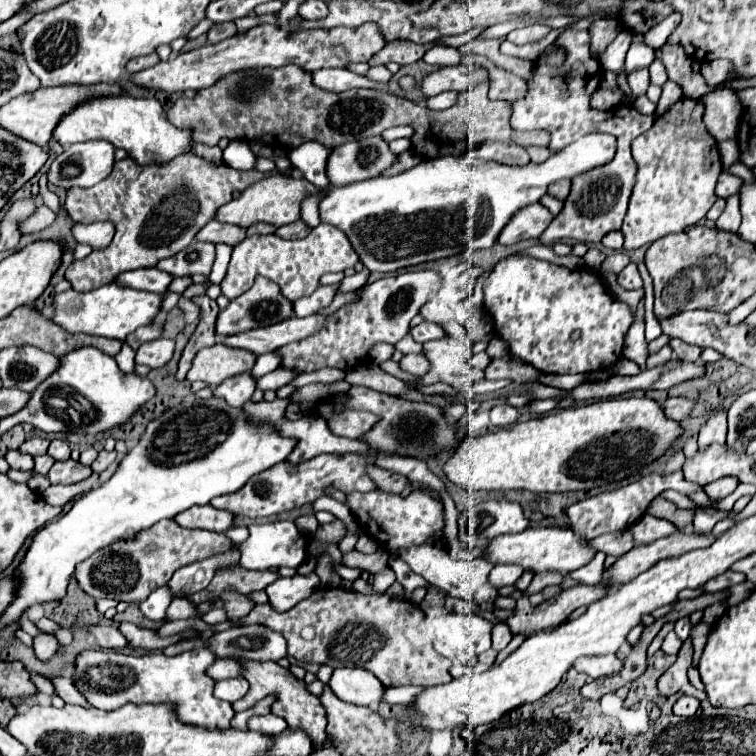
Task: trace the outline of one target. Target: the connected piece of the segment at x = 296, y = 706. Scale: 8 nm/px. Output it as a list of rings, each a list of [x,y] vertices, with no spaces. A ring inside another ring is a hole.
[[[235,658],[235,660],[245,666],[245,672],[241,676],[249,682],[249,692],[241,700],[237,700],[233,704],[233,710],[235,712],[241,712],[241,710],[251,708],[253,704],[257,704],[267,694],[277,694],[279,700],[273,702],[273,706],[271,706],[271,712],[275,716],[281,716],[291,728],[303,728],[311,736],[311,740],[315,744],[321,744],[327,738],[327,732],[325,732],[325,726],[327,726],[325,710],[323,710],[319,698],[313,696],[313,694],[309,694],[305,690],[305,682],[303,680],[293,678],[293,674],[287,672],[285,668],[281,668],[277,662],[247,662],[243,658]]]

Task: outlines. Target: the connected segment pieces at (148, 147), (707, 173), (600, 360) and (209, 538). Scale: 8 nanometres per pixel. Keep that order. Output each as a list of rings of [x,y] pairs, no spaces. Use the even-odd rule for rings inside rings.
[[[127,94],[109,96],[109,98],[95,98],[71,110],[55,128],[53,134],[61,146],[69,146],[75,142],[89,142],[89,140],[107,140],[115,148],[123,148],[129,158],[135,160],[139,166],[149,164],[165,164],[179,154],[191,152],[191,130],[189,128],[175,128],[167,116],[163,116],[163,108],[155,98],[131,98]]]
[[[691,98],[675,102],[645,134],[631,142],[631,152],[639,170],[621,228],[625,250],[641,248],[671,232],[683,232],[705,218],[717,200],[715,184],[721,160],[715,138],[703,126],[703,102]]]
[[[531,256],[501,260],[483,282],[483,304],[495,322],[497,334],[507,340],[513,356],[545,374],[589,374],[611,368],[623,358],[623,340],[633,322],[629,306],[617,302],[603,286],[601,276],[587,268],[567,270]]]
[[[163,520],[151,526],[151,530],[139,532],[133,540],[115,542],[103,552],[99,550],[91,554],[91,558],[79,564],[79,570],[75,570],[75,578],[79,586],[93,598],[141,602],[155,588],[167,584],[177,568],[195,560],[205,560],[219,552],[227,552],[229,548],[231,540],[227,540],[225,534],[207,530],[187,530],[171,520]]]

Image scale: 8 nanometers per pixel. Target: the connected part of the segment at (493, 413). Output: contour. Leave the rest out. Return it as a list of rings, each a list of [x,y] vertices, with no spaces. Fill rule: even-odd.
[[[501,402],[501,404],[497,404],[497,406],[493,406],[489,410],[489,418],[491,418],[491,424],[493,426],[505,428],[505,426],[511,426],[511,424],[517,422],[519,412],[517,412],[517,408],[509,406],[507,402]]]

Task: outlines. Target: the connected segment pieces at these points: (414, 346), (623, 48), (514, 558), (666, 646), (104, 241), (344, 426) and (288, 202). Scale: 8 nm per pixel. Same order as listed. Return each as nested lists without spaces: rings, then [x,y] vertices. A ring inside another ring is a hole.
[[[407,334],[405,338],[401,338],[401,342],[399,342],[399,344],[395,344],[395,348],[397,348],[397,350],[401,350],[403,354],[409,354],[409,352],[421,354],[421,352],[423,352],[423,346],[421,346],[421,344],[417,344],[417,342],[411,338],[411,334]]]
[[[619,32],[615,36],[615,40],[607,46],[607,50],[605,50],[606,62],[602,62],[601,65],[605,71],[611,71],[617,75],[619,88],[634,102],[636,97],[632,94],[624,74],[625,54],[629,50],[629,44],[631,44],[631,34]]]
[[[545,526],[545,528],[527,528],[521,534],[505,534],[497,536],[489,544],[489,552],[485,558],[493,564],[517,564],[525,570],[533,572],[545,572],[555,570],[563,576],[567,576],[571,570],[583,568],[591,558],[597,554],[597,550],[591,546],[591,542],[579,534],[575,534],[571,528],[559,528],[559,526]]]
[[[671,630],[665,638],[663,638],[663,644],[661,644],[661,650],[665,652],[665,654],[677,654],[679,652],[679,648],[681,648],[681,640],[677,638],[677,634]]]
[[[95,222],[95,224],[75,224],[73,236],[79,244],[89,244],[93,250],[103,250],[111,244],[115,234],[115,226],[111,222]]]
[[[343,410],[343,412],[335,414],[335,418],[331,418],[327,422],[327,426],[337,436],[361,438],[363,434],[367,434],[367,430],[371,430],[371,426],[375,426],[377,420],[379,420],[379,416],[375,416],[367,410]]]
[[[273,174],[273,176],[267,176],[267,178],[251,184],[249,188],[245,188],[239,198],[233,198],[231,202],[223,204],[217,210],[215,220],[225,222],[225,224],[235,224],[241,228],[249,228],[251,224],[257,224],[257,222],[267,222],[267,224],[275,224],[275,226],[291,224],[291,222],[299,220],[299,206],[307,194],[323,194],[323,192],[317,190],[307,180],[303,180],[301,176],[287,178],[281,174]]]

